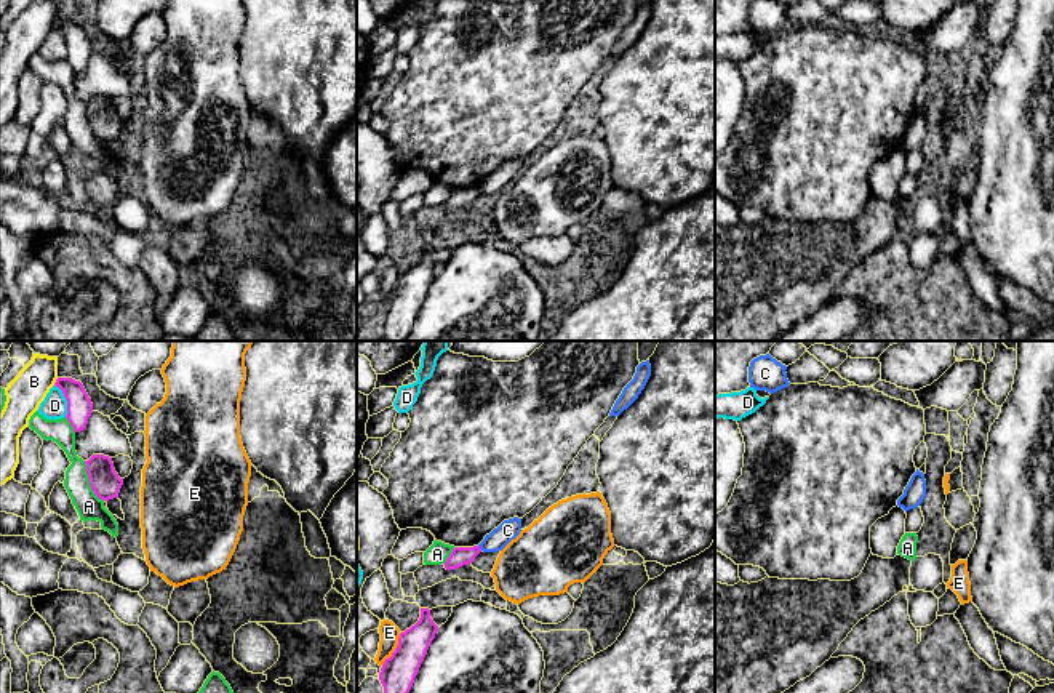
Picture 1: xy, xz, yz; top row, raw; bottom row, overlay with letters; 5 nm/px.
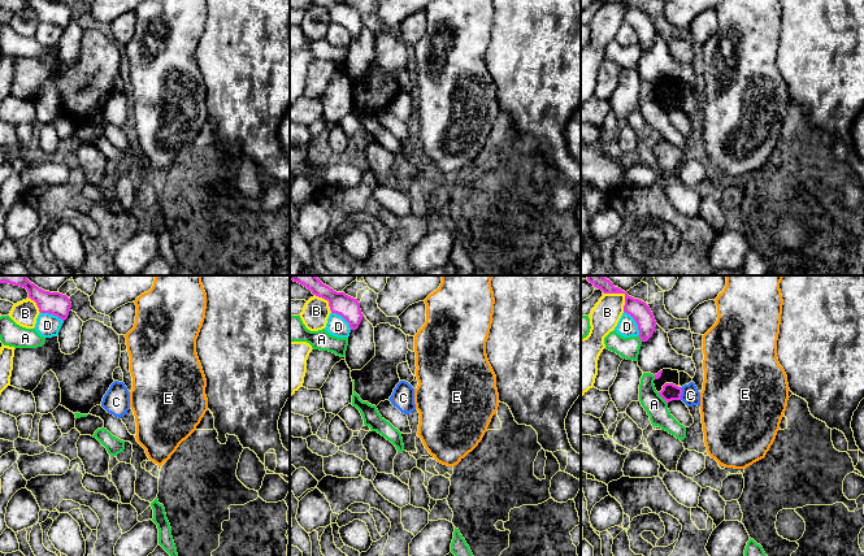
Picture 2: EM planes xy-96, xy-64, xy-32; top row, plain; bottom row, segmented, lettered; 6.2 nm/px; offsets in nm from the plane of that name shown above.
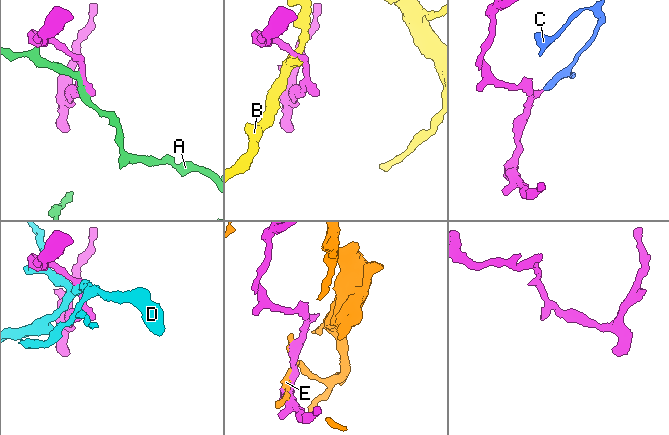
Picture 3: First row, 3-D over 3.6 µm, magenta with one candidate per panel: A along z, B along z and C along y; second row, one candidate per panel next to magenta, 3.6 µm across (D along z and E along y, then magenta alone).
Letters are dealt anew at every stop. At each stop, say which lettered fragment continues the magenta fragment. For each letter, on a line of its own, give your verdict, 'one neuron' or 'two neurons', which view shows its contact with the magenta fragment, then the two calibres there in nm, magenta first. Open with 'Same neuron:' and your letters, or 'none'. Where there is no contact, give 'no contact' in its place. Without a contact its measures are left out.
Same neuron: none
A: two neurons; meets magenta in xy; 150 nm thick on the magenta side, 130 nm on the other
B: two neurons; meets magenta in xy; 130 nm thick on the magenta side, 190 nm on the other
C: two neurons; meets magenta in xz; 100 nm thick on the magenta side, 100 nm on the other
D: two neurons; meets magenta in xy; 130 nm thick on the magenta side, 130 nm on the other
E: two neurons; meets magenta in xz; 180 nm thick on the magenta side, 100 nm on the other

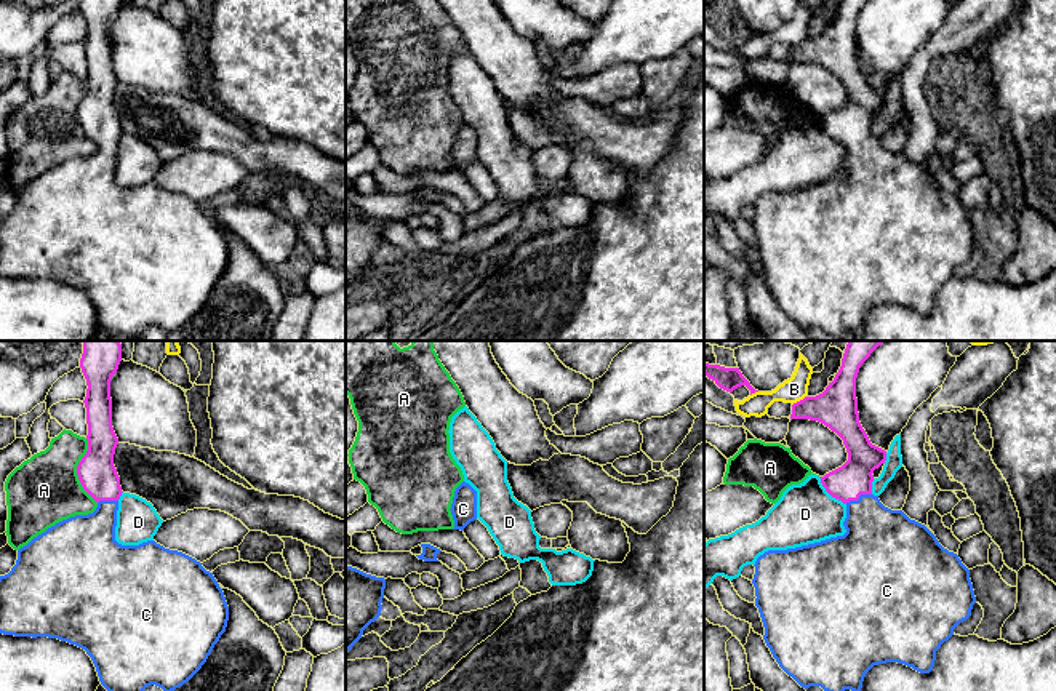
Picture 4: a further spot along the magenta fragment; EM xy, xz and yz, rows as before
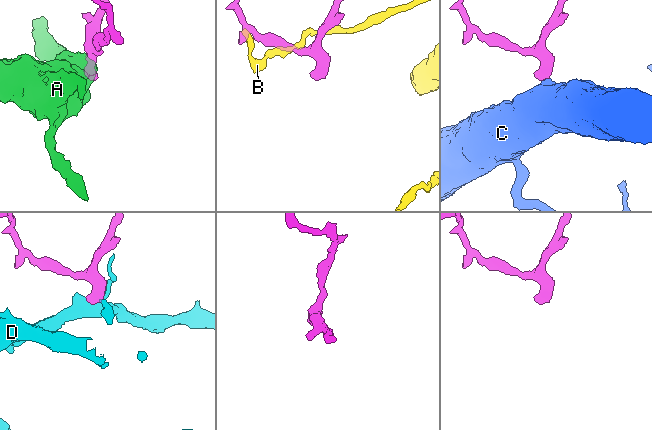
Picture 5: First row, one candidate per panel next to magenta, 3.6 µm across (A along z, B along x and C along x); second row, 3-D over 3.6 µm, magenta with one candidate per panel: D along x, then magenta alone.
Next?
Same neuron: C
A: two neurons; meets magenta in xy; 190 nm thick on the magenta side, 360 nm on the other
B: two neurons; meets magenta in yz; 200 nm thick on the magenta side, 120 nm on the other
C: one neuron; meets magenta in yz; 180 nm thick on the magenta side, 360 nm on the other
D: two neurons; meets magenta in yz; 180 nm thick on the magenta side, 300 nm on the other

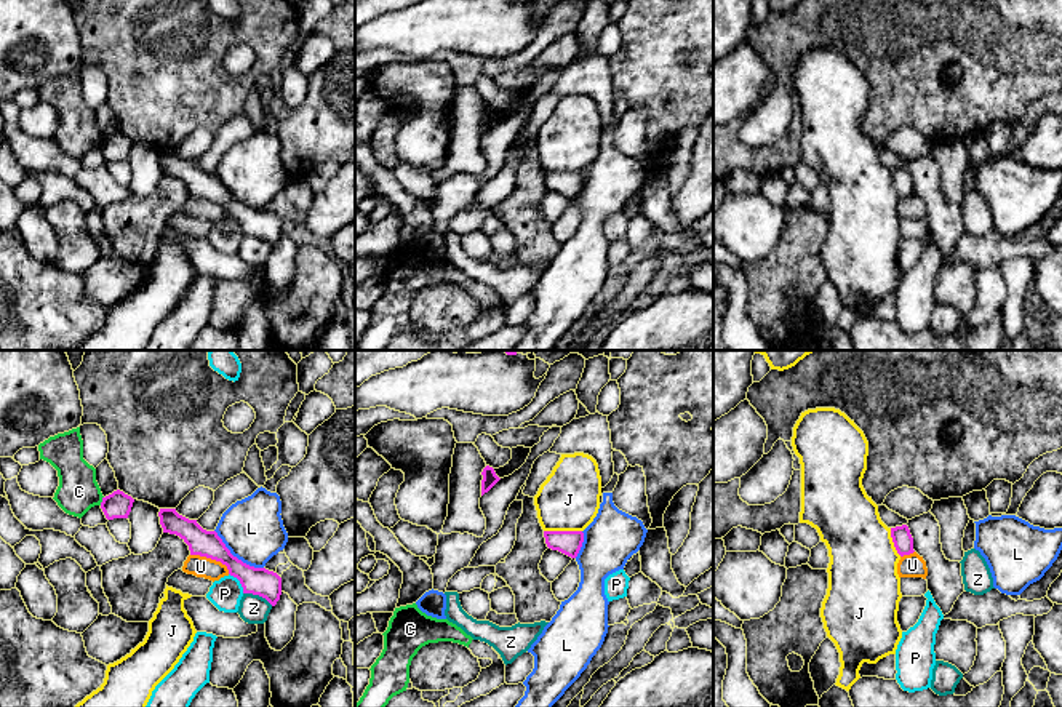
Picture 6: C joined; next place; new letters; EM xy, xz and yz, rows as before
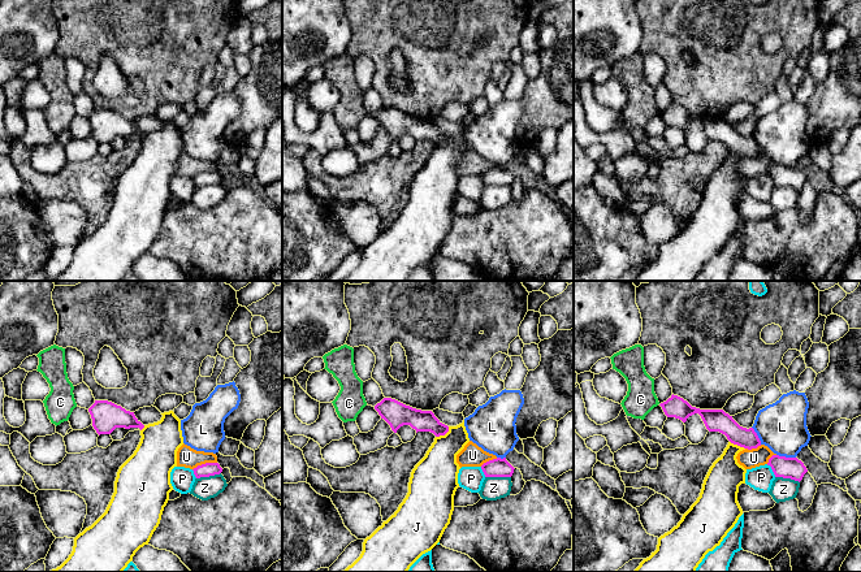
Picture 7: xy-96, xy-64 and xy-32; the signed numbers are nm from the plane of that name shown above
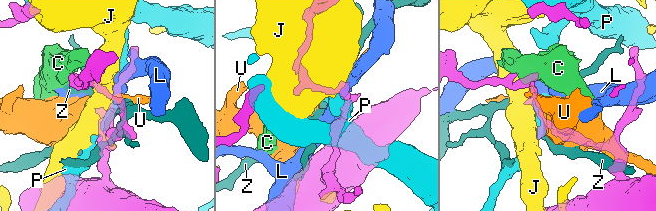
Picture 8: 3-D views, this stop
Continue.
Same neuron: none
C: two neurons; meets magenta in xy; 130 nm thick on the magenta side, 200 nm on the other
J: two neurons; meets magenta in xz; 120 nm thick on the magenta side, 300 nm on the other
L: two neurons; meets magenta in xy; 140 nm thick on the magenta side, 300 nm on the other
P: two neurons; meets magenta in xy; 140 nm thick on the magenta side, 160 nm on the other
U: two neurons; meets magenta in xy; 130 nm thick on the magenta side, 110 nm on the other
Z: two neurons; meets magenta in xy; 140 nm thick on the magenta side, 140 nm on the other

